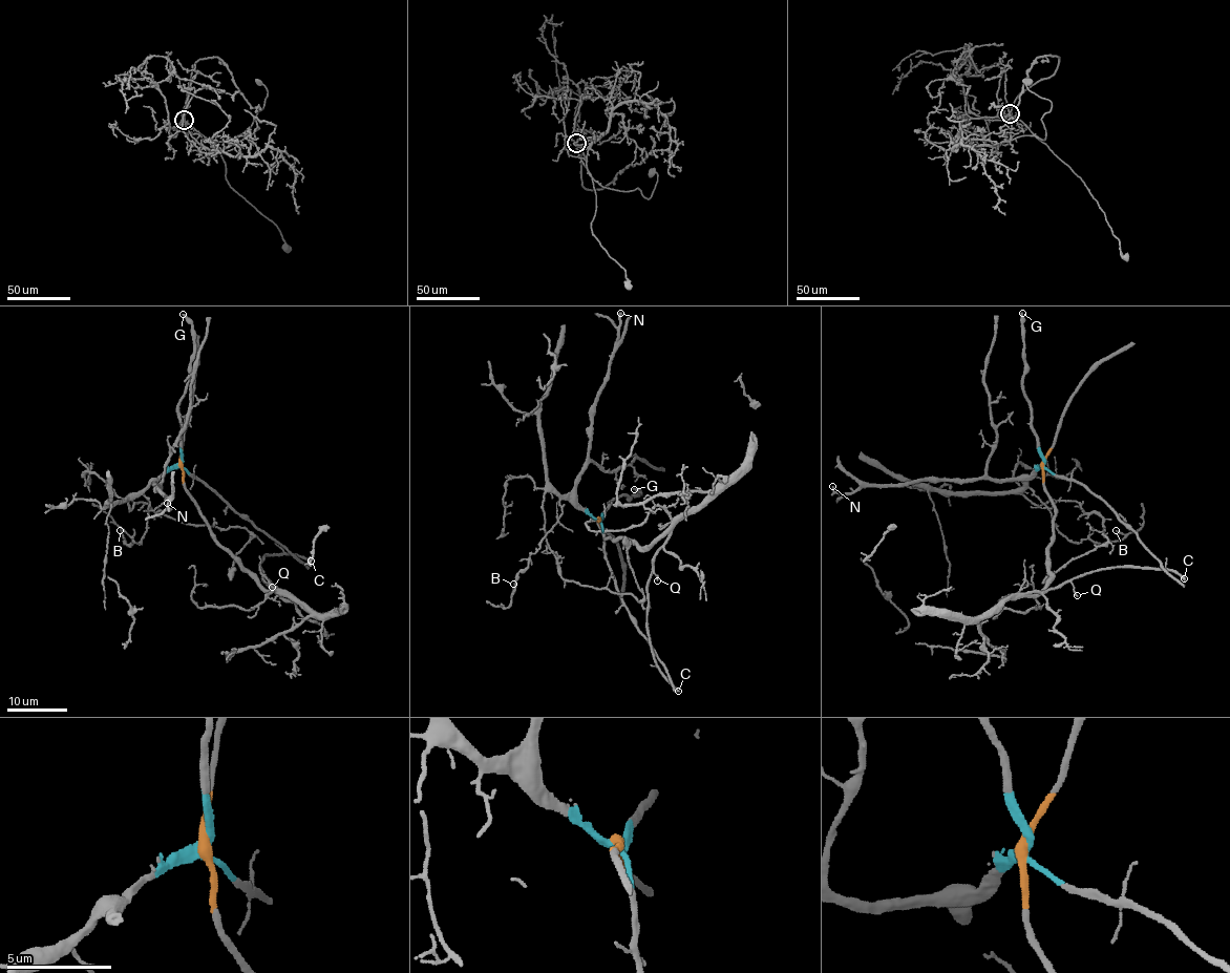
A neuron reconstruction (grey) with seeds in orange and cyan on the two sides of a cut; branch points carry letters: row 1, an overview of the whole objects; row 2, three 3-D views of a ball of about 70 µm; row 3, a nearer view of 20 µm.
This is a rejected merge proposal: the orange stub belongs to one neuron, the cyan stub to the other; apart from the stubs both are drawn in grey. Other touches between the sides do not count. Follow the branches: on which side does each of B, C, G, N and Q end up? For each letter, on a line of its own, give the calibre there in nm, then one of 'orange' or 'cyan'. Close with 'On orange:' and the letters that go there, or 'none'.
B: 130 nm thick; cyan
C: 320 nm thick; orange
G: 280 nm thick; cyan
N: 170 nm thick; cyan
Q: 150 nm thick; orange
On orange: C, Q

